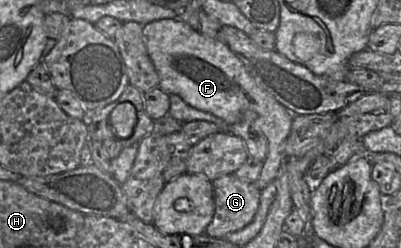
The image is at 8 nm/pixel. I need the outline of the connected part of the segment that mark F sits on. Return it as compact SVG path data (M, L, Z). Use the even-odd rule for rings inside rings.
M181 19L149 22L143 26L143 36L148 55L159 76L158 88L181 96L194 108L220 118L224 125L236 123L245 110L258 114L257 125L267 138L268 152L262 172L254 184L262 191L275 181L285 160L284 147L291 132L292 112L256 83L225 43L199 33Z

